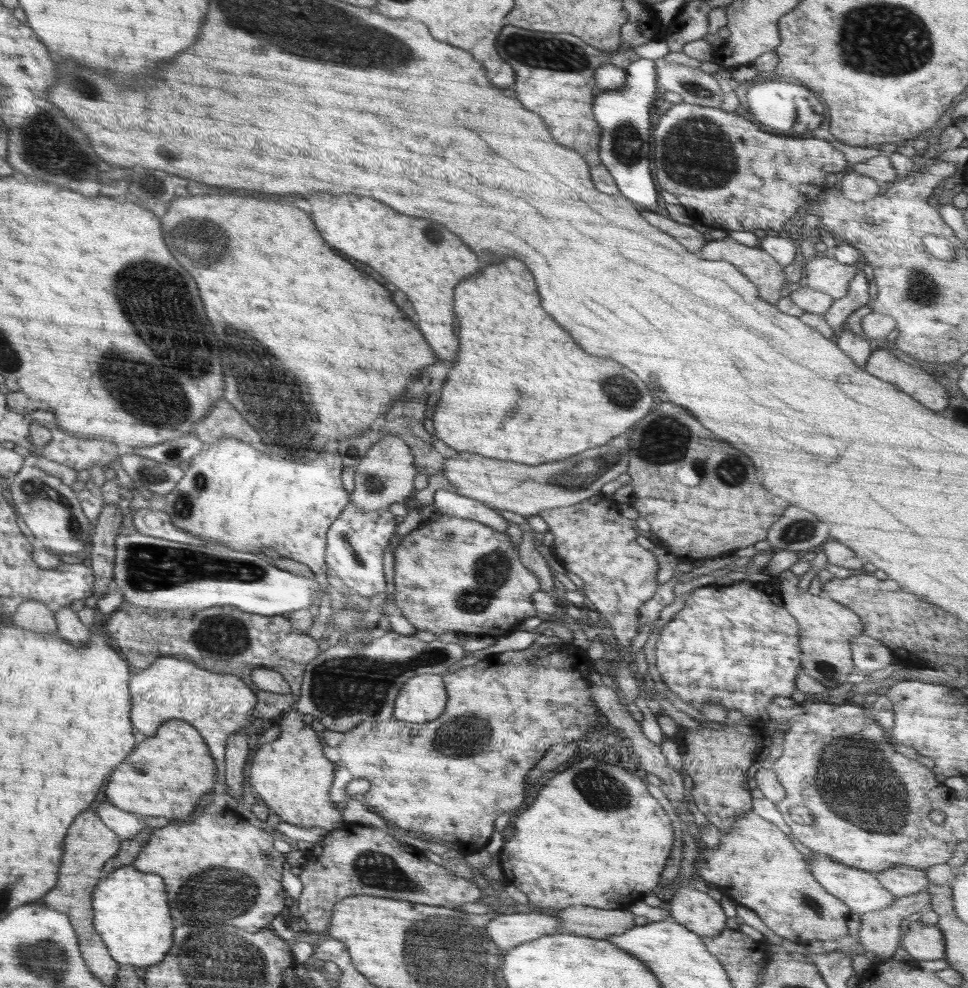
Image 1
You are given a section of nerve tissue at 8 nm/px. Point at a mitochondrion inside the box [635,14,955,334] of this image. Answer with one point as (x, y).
(696, 153)

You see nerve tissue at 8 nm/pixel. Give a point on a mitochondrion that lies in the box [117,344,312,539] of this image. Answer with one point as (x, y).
(184, 505)

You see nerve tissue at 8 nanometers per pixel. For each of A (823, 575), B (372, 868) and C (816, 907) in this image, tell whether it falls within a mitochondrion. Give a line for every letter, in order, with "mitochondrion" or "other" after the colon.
A: other
B: mitochondrion
C: mitochondrion

